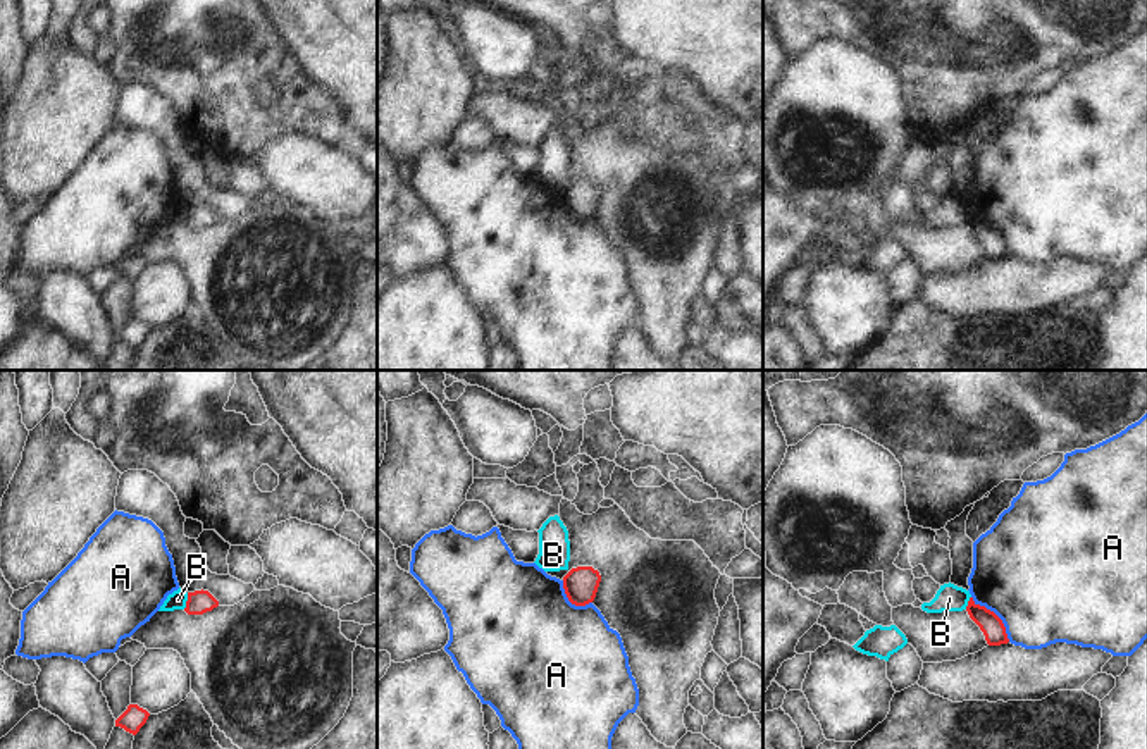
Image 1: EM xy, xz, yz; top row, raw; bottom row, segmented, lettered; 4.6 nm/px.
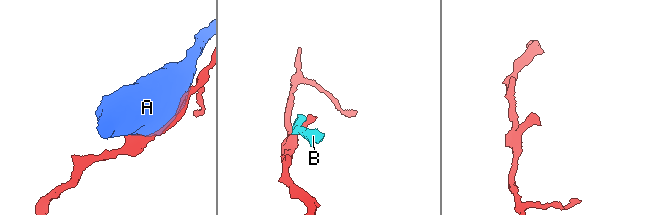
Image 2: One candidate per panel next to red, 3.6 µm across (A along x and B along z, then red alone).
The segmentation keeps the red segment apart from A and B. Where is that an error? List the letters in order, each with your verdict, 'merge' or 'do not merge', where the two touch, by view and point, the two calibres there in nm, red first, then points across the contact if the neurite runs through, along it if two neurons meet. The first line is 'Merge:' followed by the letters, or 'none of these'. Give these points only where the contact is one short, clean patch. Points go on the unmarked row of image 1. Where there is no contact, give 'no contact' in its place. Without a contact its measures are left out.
Merge: none of these
A: do not merge; meets red in yz at (996, 229); 110 nm thick on the red side, 500 nm on the other
B: do not merge; meets red in xy at (186, 216); 110 nm thick on the red side, 80 nm on the other; border along xy (188, 207), (183, 222)

